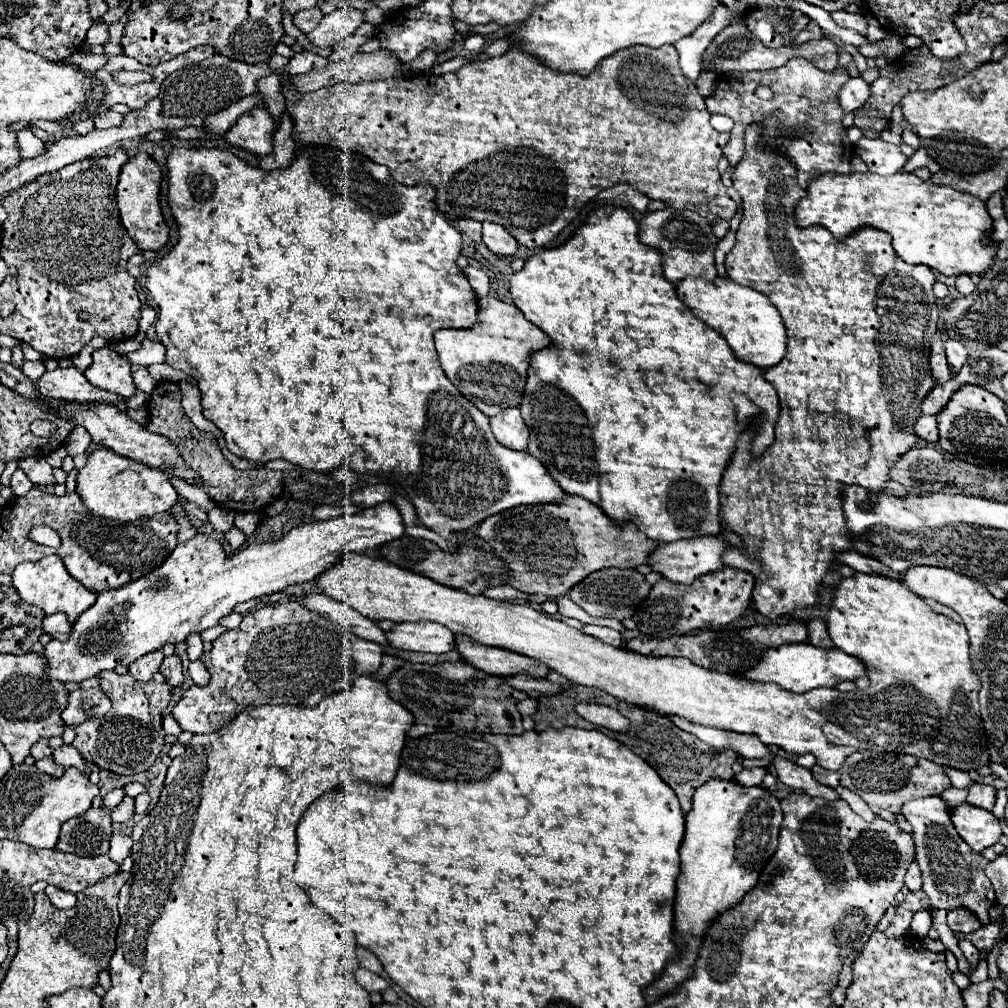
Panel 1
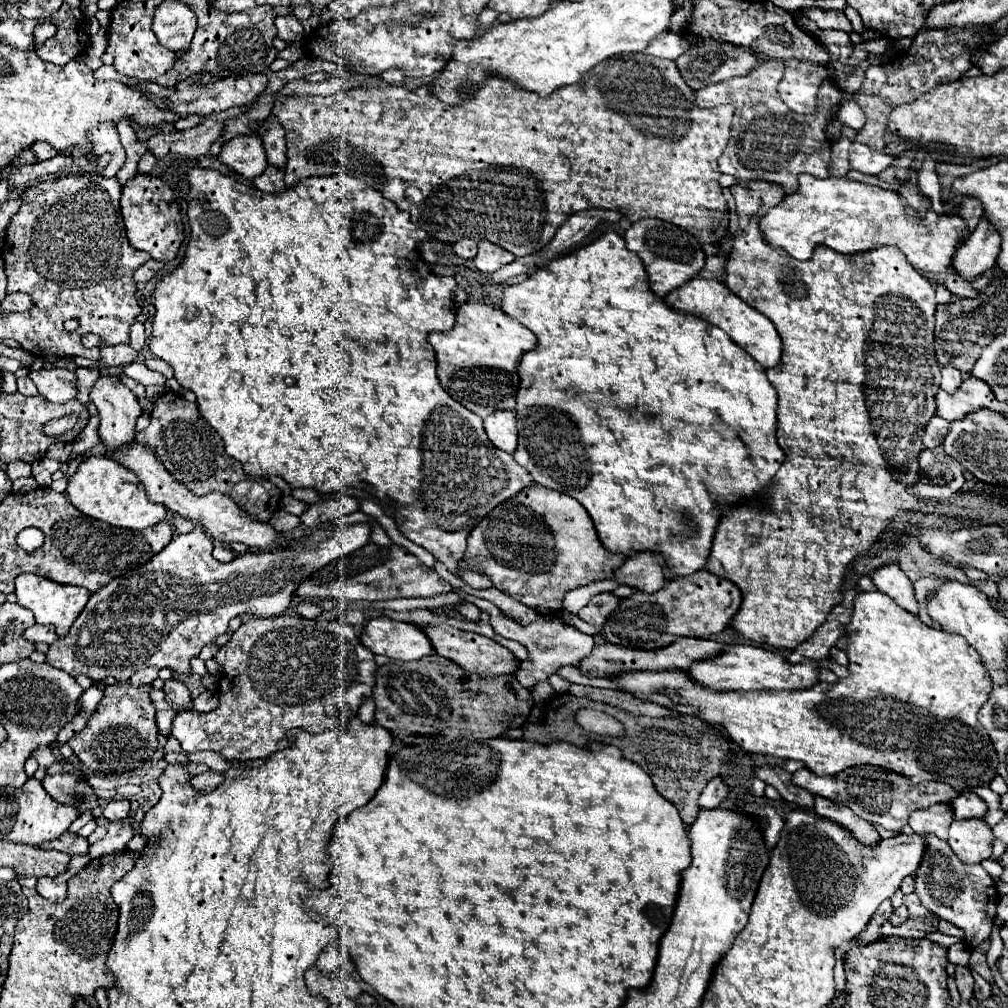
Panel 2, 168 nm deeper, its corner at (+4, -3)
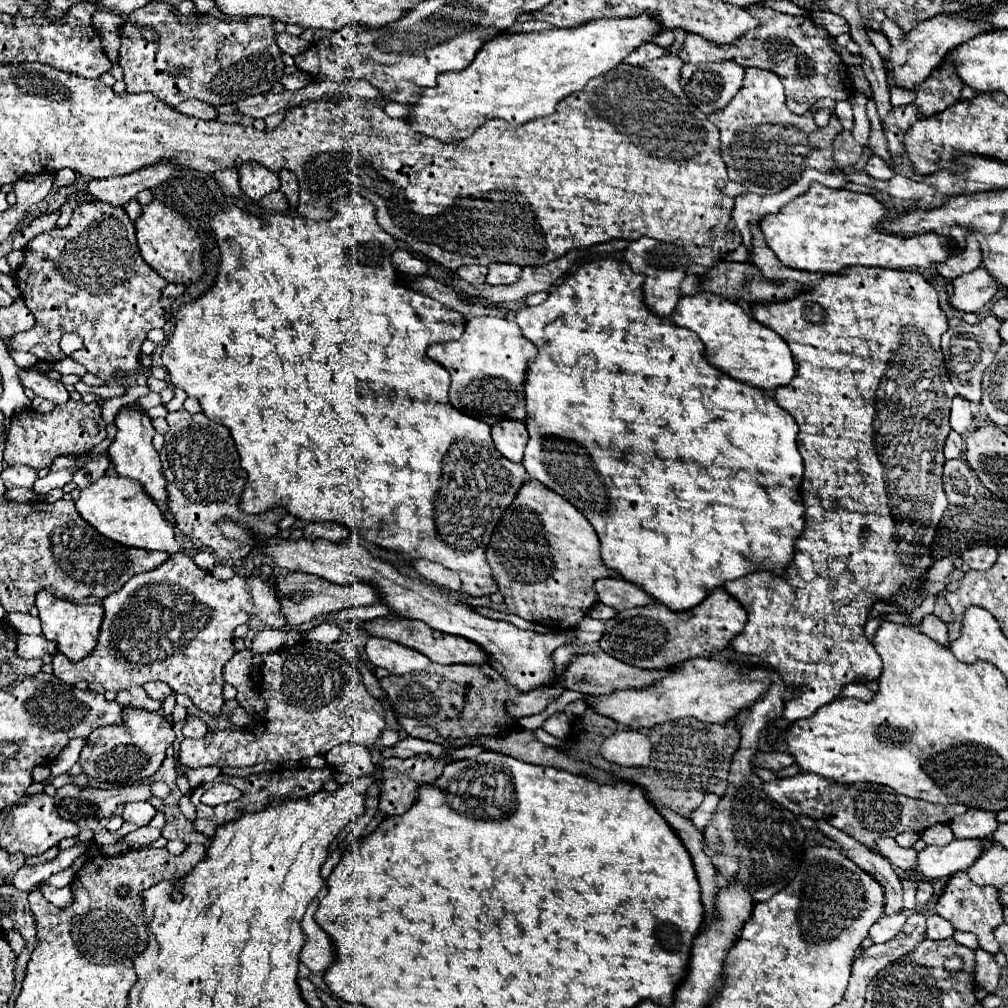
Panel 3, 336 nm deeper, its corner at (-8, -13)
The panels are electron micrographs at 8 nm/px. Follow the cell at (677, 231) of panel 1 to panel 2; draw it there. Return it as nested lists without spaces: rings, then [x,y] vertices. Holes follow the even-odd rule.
[[[639,219],[637,223],[631,225],[631,229],[625,231],[625,243],[627,249],[635,251],[645,263],[651,289],[659,297],[665,297],[669,291],[697,277],[705,267],[707,259],[695,235],[661,219]]]

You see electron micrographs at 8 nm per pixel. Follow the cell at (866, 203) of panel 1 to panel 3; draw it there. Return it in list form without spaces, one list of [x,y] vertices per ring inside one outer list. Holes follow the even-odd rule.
[[[811,183],[807,193],[783,205],[779,213],[761,217],[759,225],[775,257],[783,265],[801,271],[839,273],[841,269],[851,265],[865,265],[887,269],[923,267],[935,273],[935,263],[957,255],[957,251],[953,249],[953,241],[935,233],[903,239],[901,235],[883,231],[879,227],[883,217],[885,207],[873,195],[829,189],[821,183]]]

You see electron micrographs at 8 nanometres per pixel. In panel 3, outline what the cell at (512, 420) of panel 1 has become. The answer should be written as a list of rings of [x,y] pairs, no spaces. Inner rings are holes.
[[[503,419],[491,427],[491,435],[493,435],[493,443],[497,451],[505,459],[515,461],[515,463],[523,461],[523,451],[527,443],[527,429],[523,421]]]

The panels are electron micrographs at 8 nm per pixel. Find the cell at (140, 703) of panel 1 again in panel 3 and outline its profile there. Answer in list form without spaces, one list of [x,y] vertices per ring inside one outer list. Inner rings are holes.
[[[125,707],[125,725],[95,729],[79,755],[79,765],[87,777],[107,783],[135,783],[151,777],[165,759],[165,749],[175,741],[171,725],[159,715]]]

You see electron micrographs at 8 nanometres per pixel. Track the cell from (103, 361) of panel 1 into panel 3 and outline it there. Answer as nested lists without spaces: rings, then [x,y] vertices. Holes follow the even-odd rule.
[[[123,407],[119,411],[119,415],[115,417],[115,425],[117,425],[117,435],[113,439],[113,445],[109,447],[109,455],[111,455],[111,463],[115,465],[115,471],[121,477],[129,477],[135,479],[141,489],[159,505],[159,509],[163,513],[169,513],[169,497],[165,491],[165,477],[161,471],[161,461],[159,461],[159,453],[155,451],[151,439],[155,435],[155,429],[151,425],[151,419],[139,411],[137,407]]]

